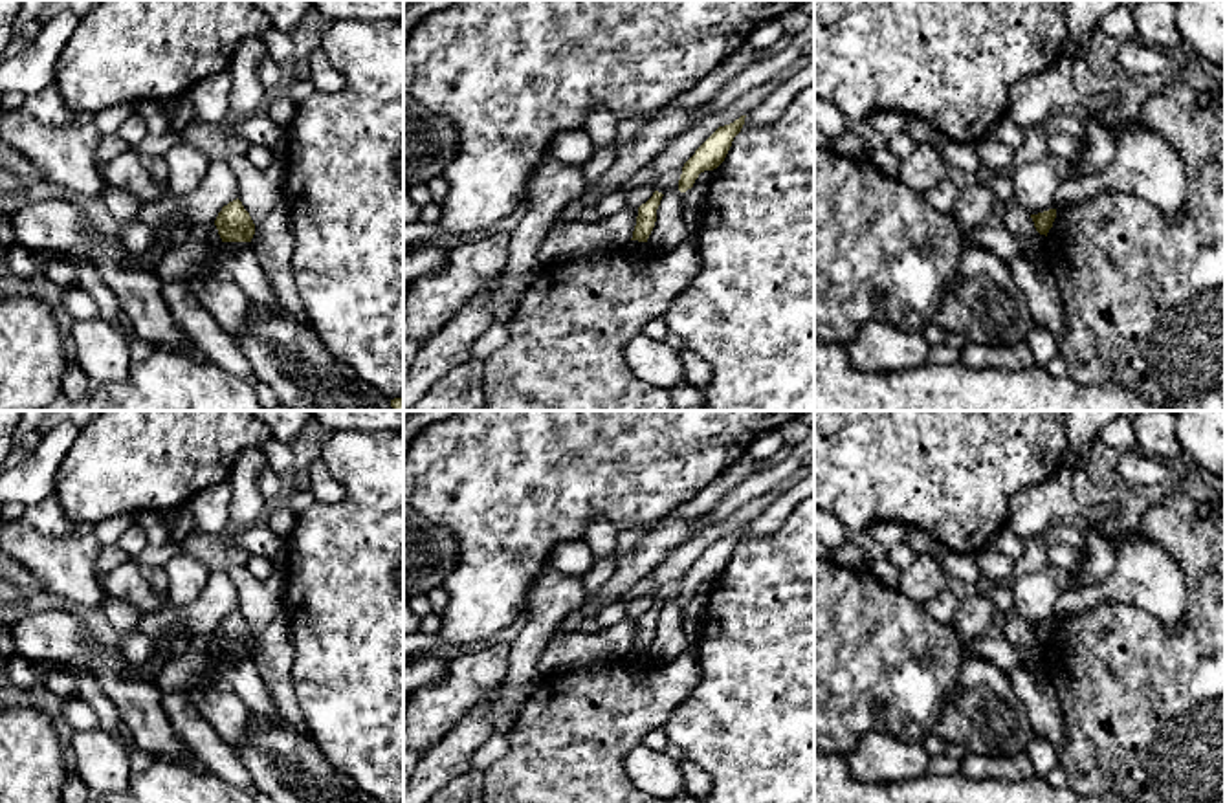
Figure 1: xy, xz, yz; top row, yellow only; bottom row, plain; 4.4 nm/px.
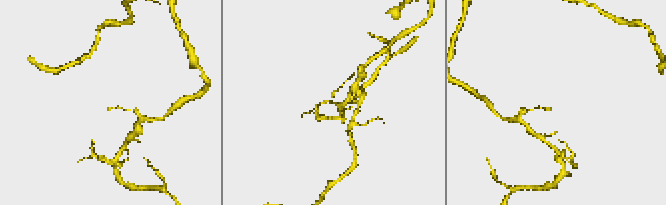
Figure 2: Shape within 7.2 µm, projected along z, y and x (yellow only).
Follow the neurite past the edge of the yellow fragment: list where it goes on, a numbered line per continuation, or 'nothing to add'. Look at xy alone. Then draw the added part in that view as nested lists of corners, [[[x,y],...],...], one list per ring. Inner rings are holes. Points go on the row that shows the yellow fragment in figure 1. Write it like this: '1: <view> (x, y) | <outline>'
nothing to add

